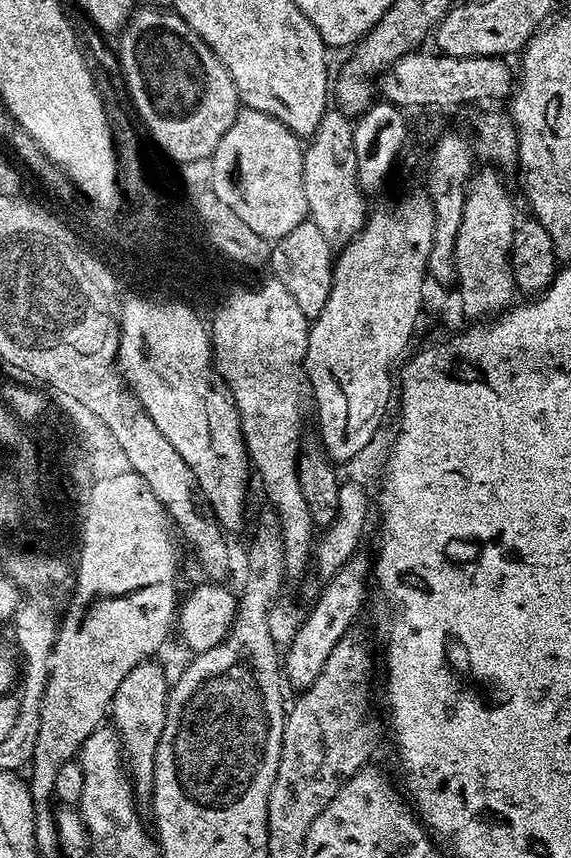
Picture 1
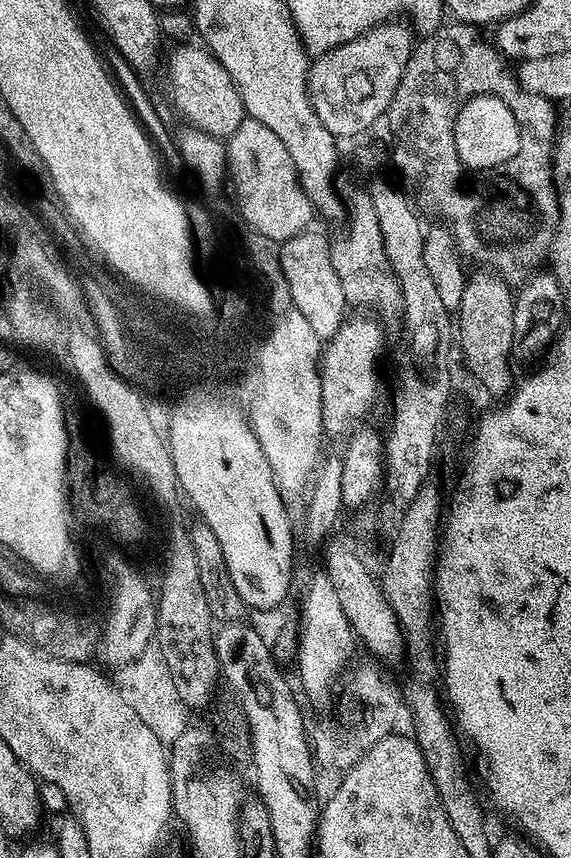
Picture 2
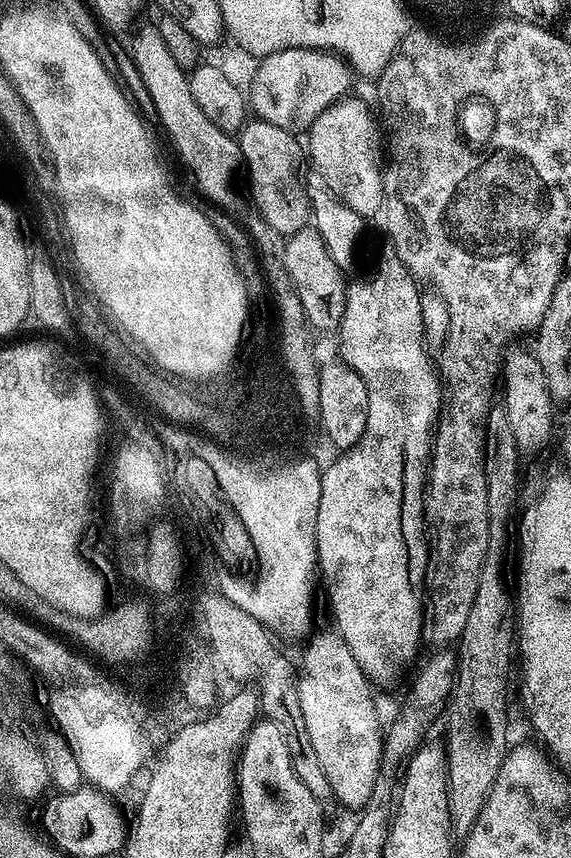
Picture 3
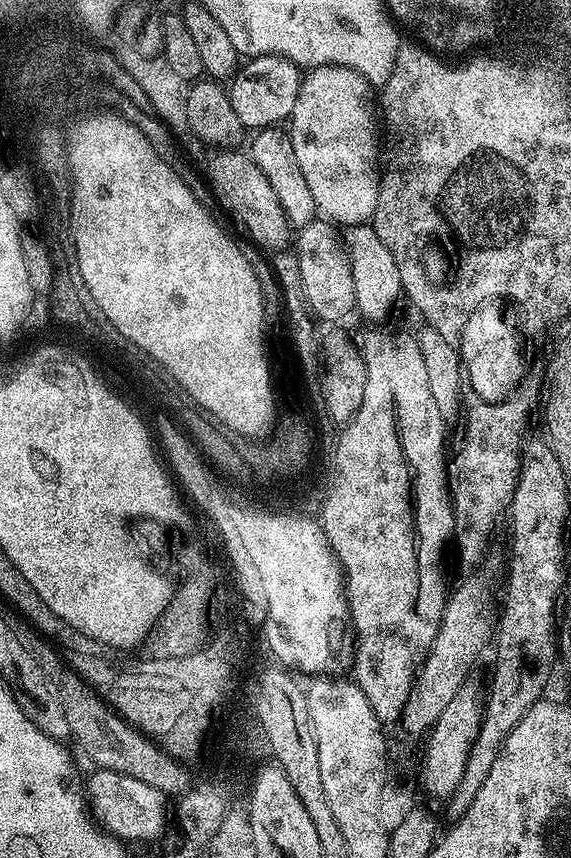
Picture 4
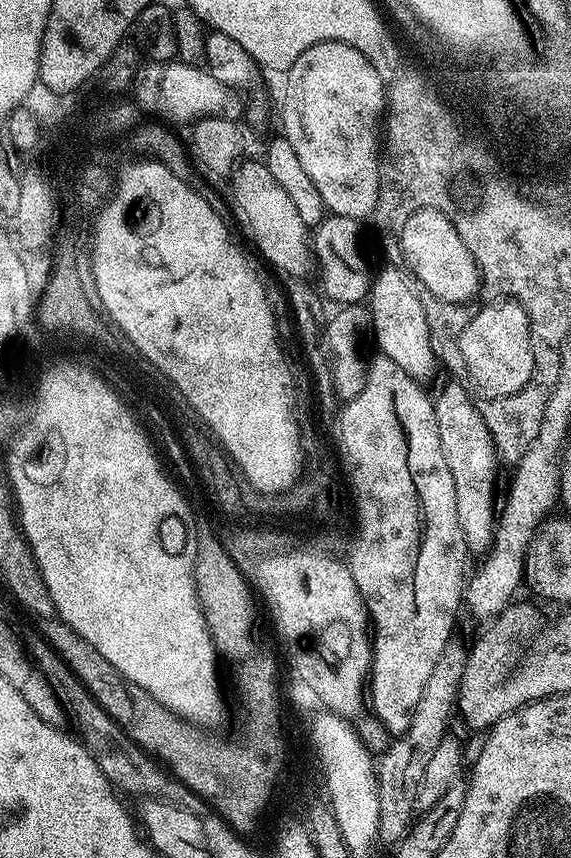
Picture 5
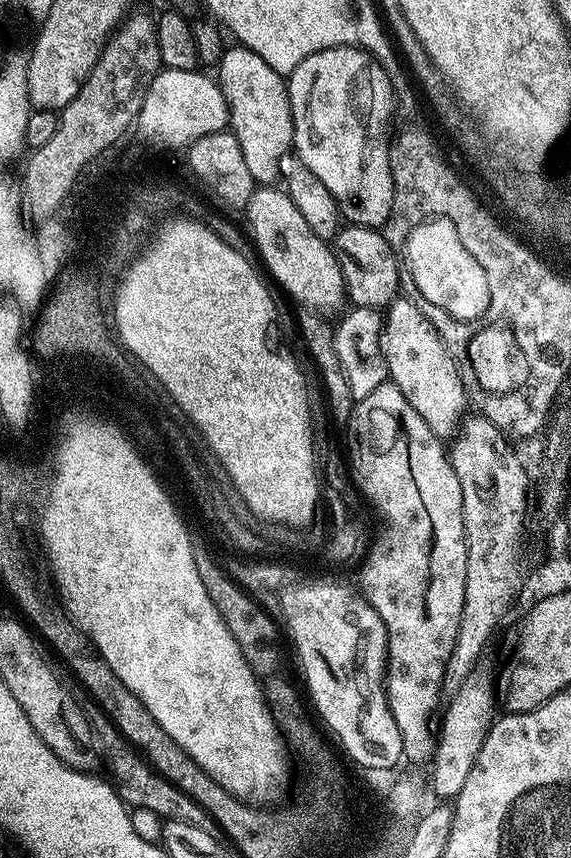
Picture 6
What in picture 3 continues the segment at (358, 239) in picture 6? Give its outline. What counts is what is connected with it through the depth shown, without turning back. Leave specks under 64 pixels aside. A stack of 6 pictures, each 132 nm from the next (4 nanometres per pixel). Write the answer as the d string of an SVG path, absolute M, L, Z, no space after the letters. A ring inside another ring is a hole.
M309 226L287 237L284 242L284 265L296 287L298 298L302 298L302 310L308 321L321 333L335 333L346 310L348 284L344 280L345 269L340 268L334 258L330 258L330 250L326 250L322 234Z

